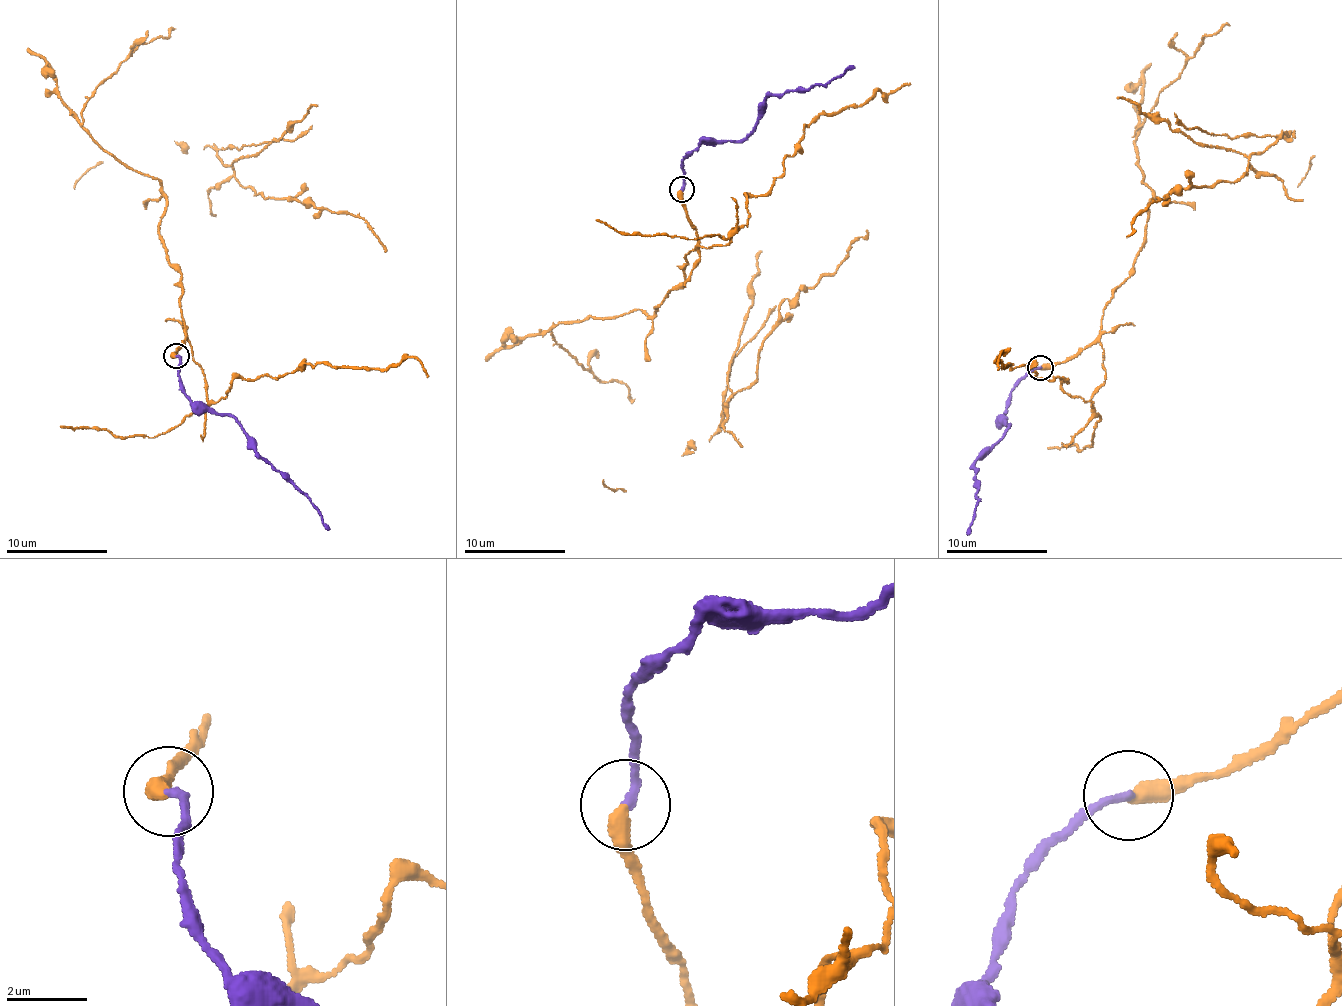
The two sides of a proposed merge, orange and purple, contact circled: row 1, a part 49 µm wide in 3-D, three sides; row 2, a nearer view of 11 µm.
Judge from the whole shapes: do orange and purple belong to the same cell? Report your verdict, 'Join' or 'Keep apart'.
Keep apart

